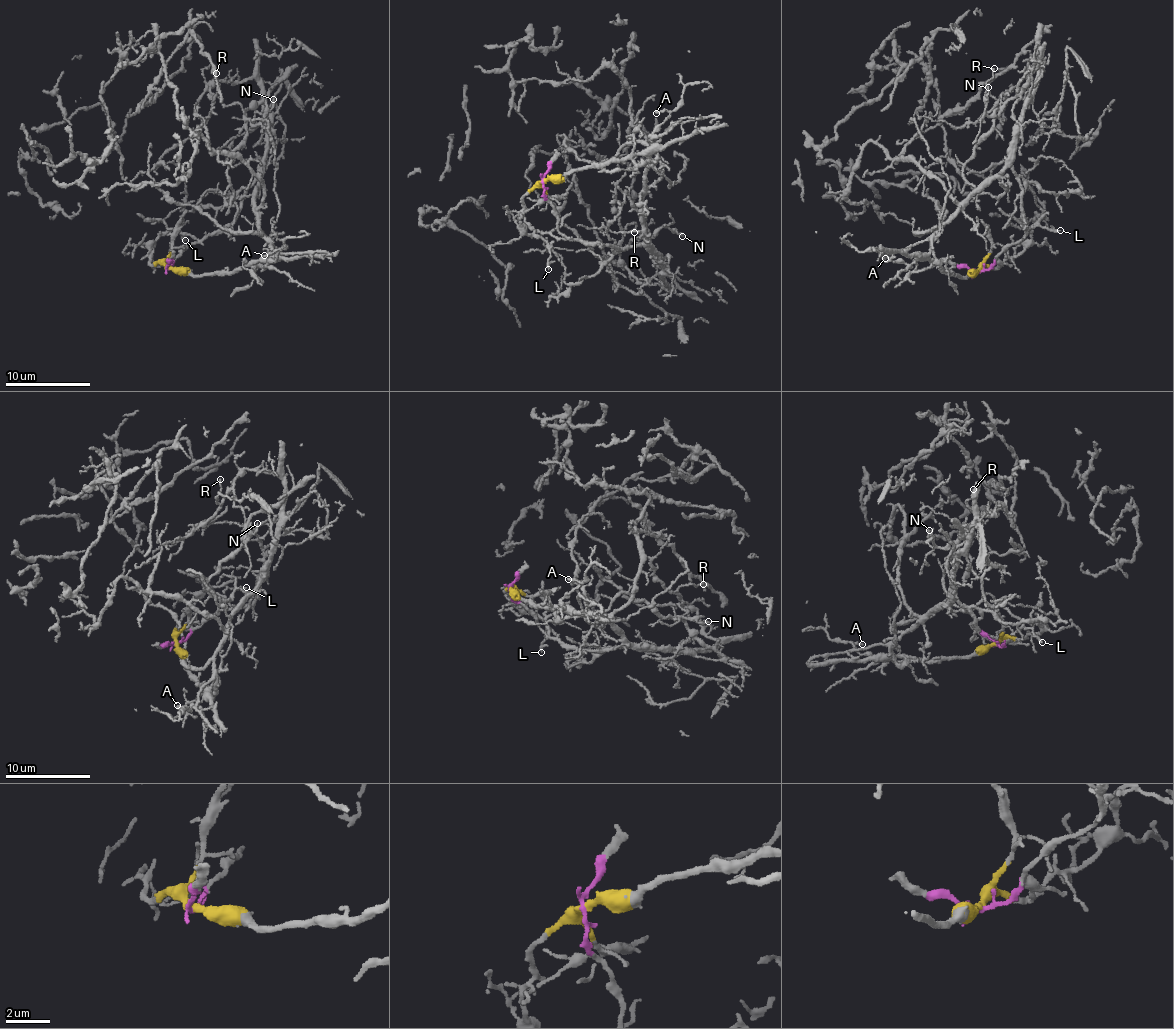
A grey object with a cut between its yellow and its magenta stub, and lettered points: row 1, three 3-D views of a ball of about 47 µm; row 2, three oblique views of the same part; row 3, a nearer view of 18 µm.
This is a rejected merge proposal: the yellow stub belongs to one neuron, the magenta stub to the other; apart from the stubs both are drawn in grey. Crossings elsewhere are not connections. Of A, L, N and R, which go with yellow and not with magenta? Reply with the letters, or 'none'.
A, L

